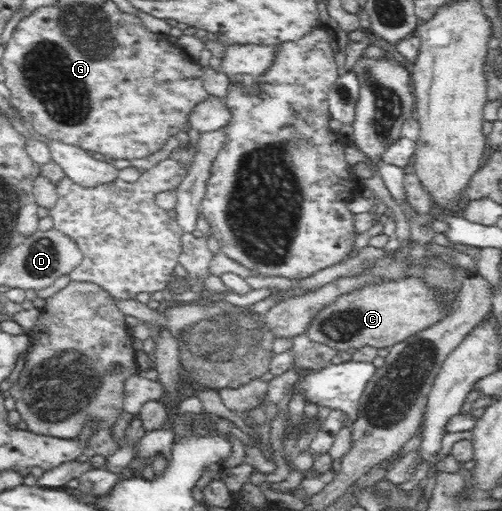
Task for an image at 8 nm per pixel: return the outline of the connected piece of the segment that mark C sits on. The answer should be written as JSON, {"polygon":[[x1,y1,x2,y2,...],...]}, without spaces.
{"polygon":[[420,277,381,280,381,283,365,284,343,293,337,300,325,305,315,314,305,333,313,342,339,351,352,351,361,346,385,348,437,324,458,303,457,293,444,287,430,286]]}

